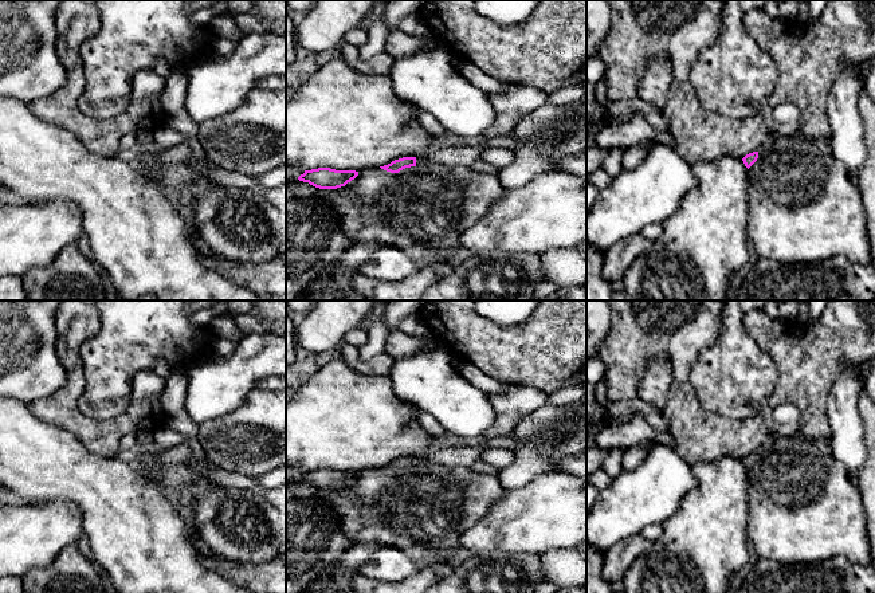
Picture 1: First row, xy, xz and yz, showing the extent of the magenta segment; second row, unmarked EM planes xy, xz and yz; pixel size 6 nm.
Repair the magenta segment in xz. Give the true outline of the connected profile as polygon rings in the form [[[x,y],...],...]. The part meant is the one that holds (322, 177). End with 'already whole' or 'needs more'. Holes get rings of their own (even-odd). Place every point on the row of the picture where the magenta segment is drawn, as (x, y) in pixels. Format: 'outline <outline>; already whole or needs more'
outline [[[318,168],[305,170],[305,173],[298,177],[298,180],[309,182],[310,185],[319,189],[337,189],[345,186],[357,176],[358,172],[356,170],[336,170],[330,168]]]; already whole

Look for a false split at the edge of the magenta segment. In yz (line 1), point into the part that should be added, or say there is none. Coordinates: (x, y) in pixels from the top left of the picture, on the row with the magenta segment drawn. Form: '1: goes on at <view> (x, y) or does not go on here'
1: does not go on here

